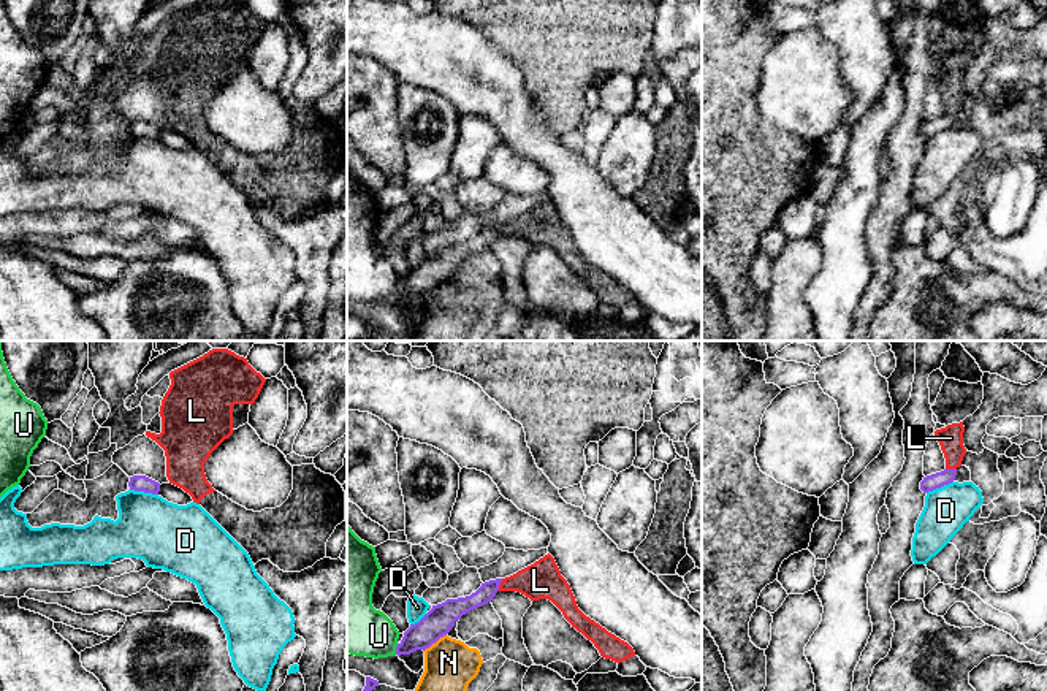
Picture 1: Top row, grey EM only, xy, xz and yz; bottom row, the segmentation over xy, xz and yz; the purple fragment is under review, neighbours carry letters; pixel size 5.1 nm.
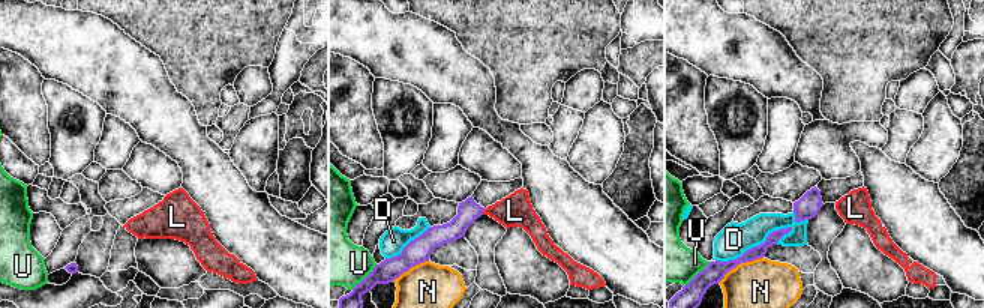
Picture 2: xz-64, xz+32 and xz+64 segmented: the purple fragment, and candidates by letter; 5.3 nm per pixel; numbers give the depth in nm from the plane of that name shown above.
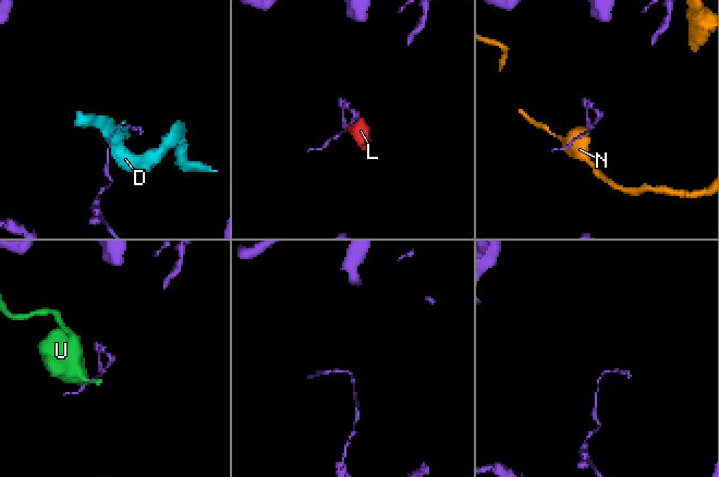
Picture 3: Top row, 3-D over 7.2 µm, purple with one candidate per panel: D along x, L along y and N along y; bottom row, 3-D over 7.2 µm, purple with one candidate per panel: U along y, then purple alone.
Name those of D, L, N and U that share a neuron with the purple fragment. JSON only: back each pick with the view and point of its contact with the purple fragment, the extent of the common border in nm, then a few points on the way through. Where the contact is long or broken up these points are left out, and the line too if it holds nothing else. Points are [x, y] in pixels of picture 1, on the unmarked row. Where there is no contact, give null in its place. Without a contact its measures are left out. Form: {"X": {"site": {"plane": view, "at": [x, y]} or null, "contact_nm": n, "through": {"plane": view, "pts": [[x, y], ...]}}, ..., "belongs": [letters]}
{"belongs": []}

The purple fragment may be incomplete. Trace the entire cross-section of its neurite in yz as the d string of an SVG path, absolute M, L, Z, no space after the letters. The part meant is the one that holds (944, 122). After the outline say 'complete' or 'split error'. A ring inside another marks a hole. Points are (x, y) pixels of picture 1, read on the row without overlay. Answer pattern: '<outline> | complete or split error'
M944 114L941 117L931 119L923 122L923 125L920 127L920 135L923 138L933 136L936 133L941 133L944 130L949 130L954 127L957 120L957 114Z | complete

